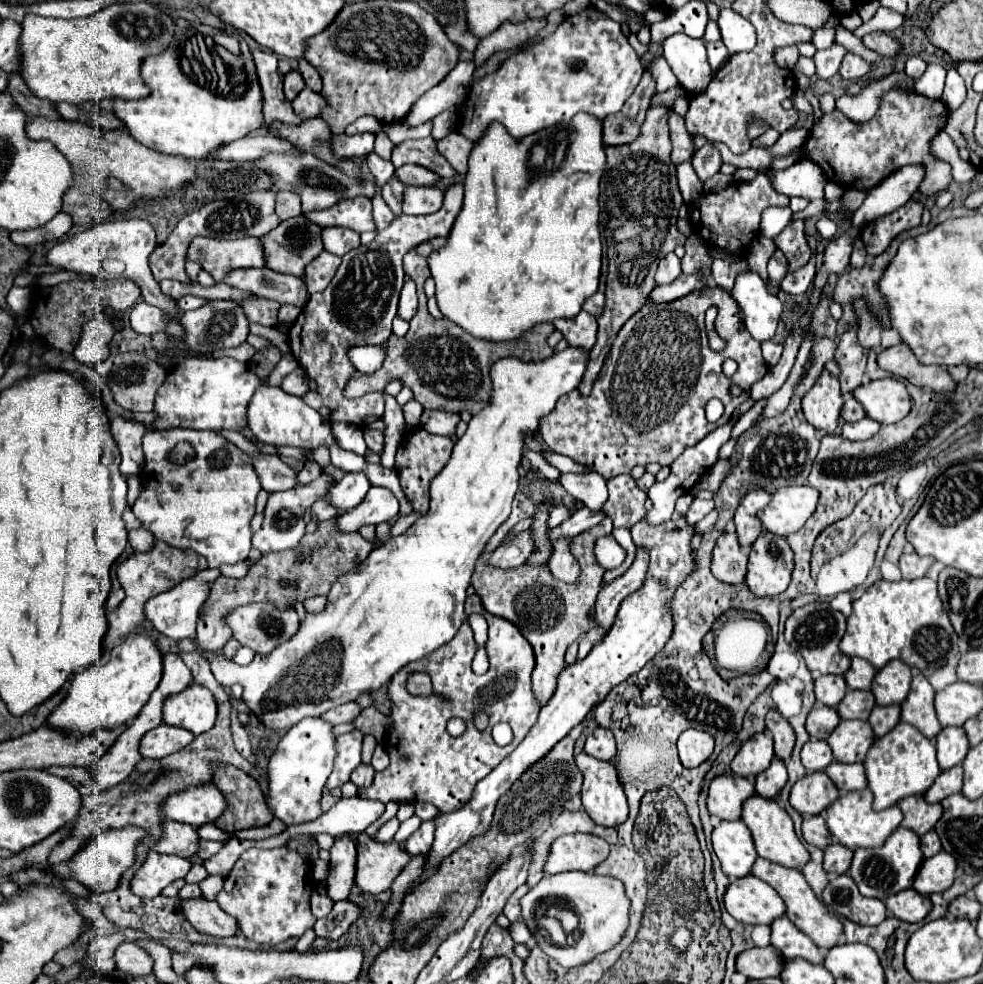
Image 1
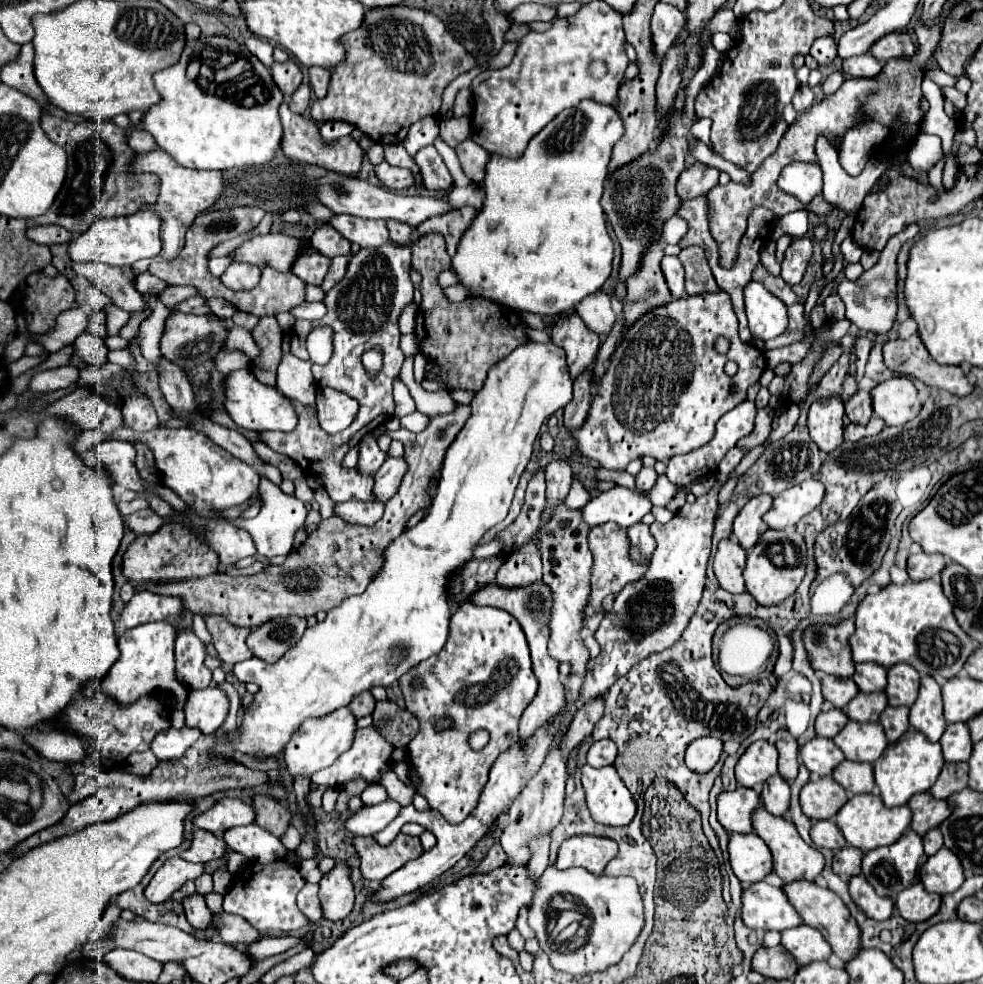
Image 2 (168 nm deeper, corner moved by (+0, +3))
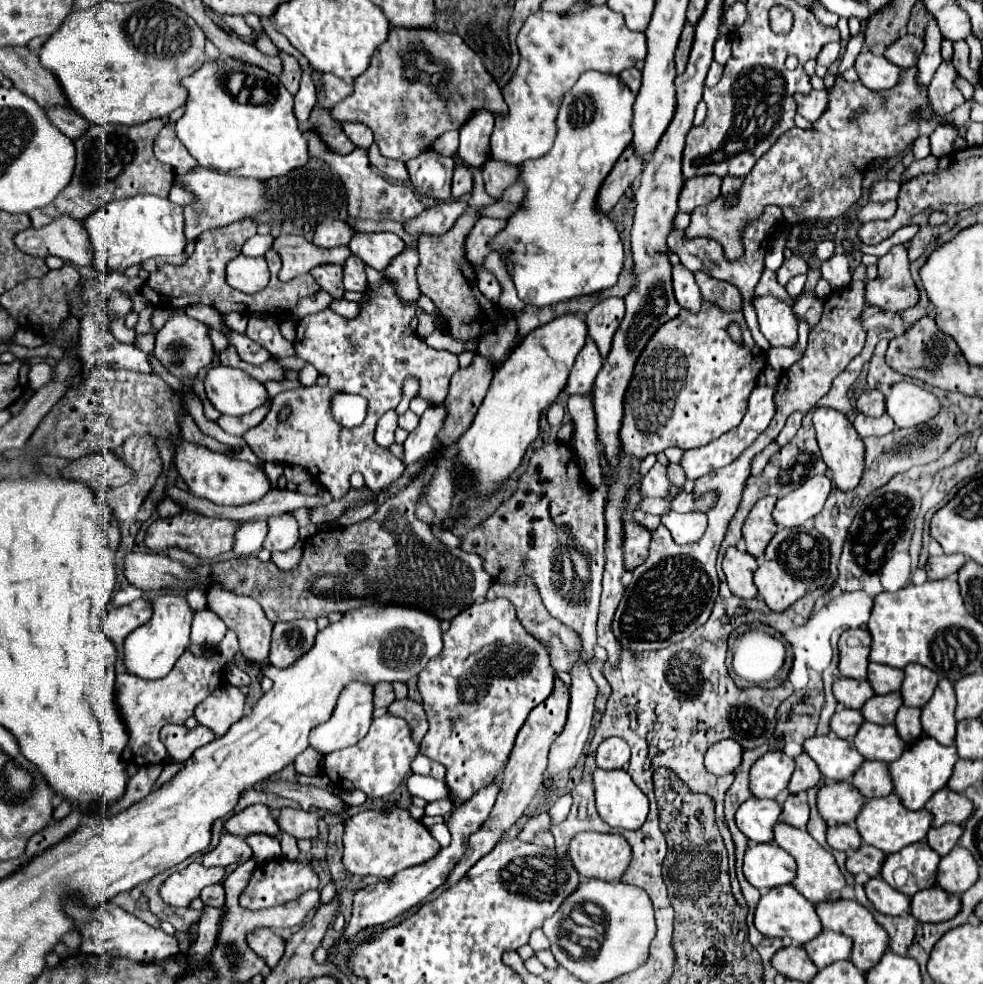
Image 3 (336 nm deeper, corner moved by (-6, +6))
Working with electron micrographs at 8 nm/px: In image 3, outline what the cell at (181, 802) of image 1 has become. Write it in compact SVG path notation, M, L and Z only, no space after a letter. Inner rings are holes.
M248 805L240 813L234 813L224 821L224 829L232 835L246 837L252 833L266 833L278 835L278 825L270 817L270 809L266 805Z

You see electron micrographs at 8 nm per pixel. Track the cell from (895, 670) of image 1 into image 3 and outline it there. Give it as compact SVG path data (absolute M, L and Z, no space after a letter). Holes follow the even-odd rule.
M906 665L904 667L904 681L900 687L902 699L906 707L922 707L930 701L936 689L938 677L924 665Z

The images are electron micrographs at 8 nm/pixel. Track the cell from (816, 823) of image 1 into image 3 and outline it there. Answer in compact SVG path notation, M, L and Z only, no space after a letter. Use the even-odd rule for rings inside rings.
M848 823L828 827L826 841L828 841L828 845L832 849L838 849L838 851L848 851L848 849L856 851L860 847L860 843L862 843L860 833L856 833L854 825L848 825Z

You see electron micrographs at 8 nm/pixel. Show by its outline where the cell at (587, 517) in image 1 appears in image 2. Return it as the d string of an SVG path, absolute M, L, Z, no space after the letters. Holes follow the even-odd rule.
M614 486L602 492L600 496L592 498L582 508L582 514L586 518L586 524L590 526L598 526L612 520L618 526L628 528L640 522L650 510L652 510L652 504L646 496L626 486Z

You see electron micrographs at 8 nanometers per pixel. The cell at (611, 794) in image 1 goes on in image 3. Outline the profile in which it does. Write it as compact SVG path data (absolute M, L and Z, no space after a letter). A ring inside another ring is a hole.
M624 769L594 771L596 807L610 827L638 829L648 815L648 797L634 785Z

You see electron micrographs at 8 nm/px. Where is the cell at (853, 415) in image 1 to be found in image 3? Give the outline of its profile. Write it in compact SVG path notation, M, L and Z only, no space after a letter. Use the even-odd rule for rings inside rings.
M872 389L872 391L864 391L860 397L858 397L858 403L856 403L856 409L868 417L880 417L886 409L884 409L884 395L878 391L878 389Z

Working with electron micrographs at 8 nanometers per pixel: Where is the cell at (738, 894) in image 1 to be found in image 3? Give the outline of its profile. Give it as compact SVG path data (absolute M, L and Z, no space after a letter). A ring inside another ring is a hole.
M792 885L768 889L760 897L758 907L756 907L756 915L754 915L754 925L766 937L790 937L790 939L798 941L800 945L814 939L822 931L822 925L820 925L816 911L814 911L814 905L806 897L802 897Z

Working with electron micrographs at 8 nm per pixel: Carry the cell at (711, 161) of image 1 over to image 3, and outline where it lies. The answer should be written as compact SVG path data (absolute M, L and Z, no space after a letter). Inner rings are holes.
M690 177L680 193L680 211L692 213L696 207L714 201L720 195L720 185L720 177Z

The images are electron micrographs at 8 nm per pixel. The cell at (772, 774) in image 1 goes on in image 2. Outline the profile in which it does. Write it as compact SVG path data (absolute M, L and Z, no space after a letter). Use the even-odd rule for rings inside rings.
M772 776L762 788L764 808L774 816L784 816L790 808L790 786L782 776Z

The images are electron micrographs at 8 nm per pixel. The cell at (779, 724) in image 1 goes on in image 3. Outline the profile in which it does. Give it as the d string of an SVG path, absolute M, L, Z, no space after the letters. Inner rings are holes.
M804 751L794 761L796 761L796 769L790 777L788 791L790 793L800 793L800 791L806 791L806 789L814 787L820 781L820 771L816 769L814 761Z

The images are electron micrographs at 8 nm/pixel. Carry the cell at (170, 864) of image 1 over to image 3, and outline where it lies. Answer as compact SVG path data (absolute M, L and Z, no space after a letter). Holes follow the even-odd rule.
M190 863L182 871L172 873L160 887L160 897L172 907L186 907L206 885L218 883L224 877L224 867L204 867Z

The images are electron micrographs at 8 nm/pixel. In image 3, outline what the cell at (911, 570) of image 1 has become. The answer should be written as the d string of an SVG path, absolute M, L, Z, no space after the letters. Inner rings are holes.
M943 552L940 556L929 556L926 563L928 579L944 579L952 573L956 573L966 563L966 557L962 554L947 555Z

